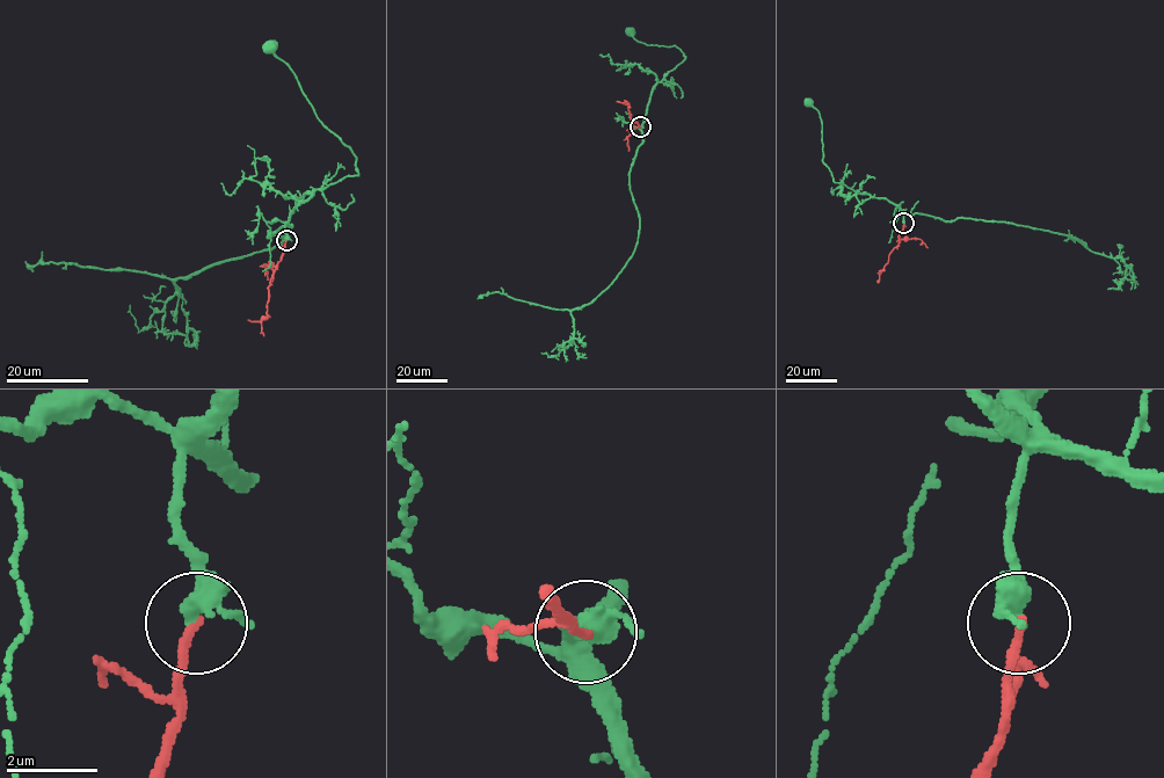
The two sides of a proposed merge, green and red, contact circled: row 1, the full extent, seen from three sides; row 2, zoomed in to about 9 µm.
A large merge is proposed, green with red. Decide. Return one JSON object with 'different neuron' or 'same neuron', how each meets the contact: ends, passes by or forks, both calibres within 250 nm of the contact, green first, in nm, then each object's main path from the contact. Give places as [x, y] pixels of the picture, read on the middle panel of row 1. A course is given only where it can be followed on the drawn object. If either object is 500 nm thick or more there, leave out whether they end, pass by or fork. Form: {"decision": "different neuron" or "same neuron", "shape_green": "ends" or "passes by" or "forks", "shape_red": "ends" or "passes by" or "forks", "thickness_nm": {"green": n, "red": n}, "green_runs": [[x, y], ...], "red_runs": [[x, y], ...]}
{"decision": "different neuron", "shape_green": "passes by", "shape_red": "ends", "thickness_nm": {"green": 360, "red": 200}, "green_runs": [[640, 128], [653, 87], [685, 57], [675, 45], [646, 45], [630, 31]], "red_runs": [[640, 128], [631, 118], [626, 101]]}

